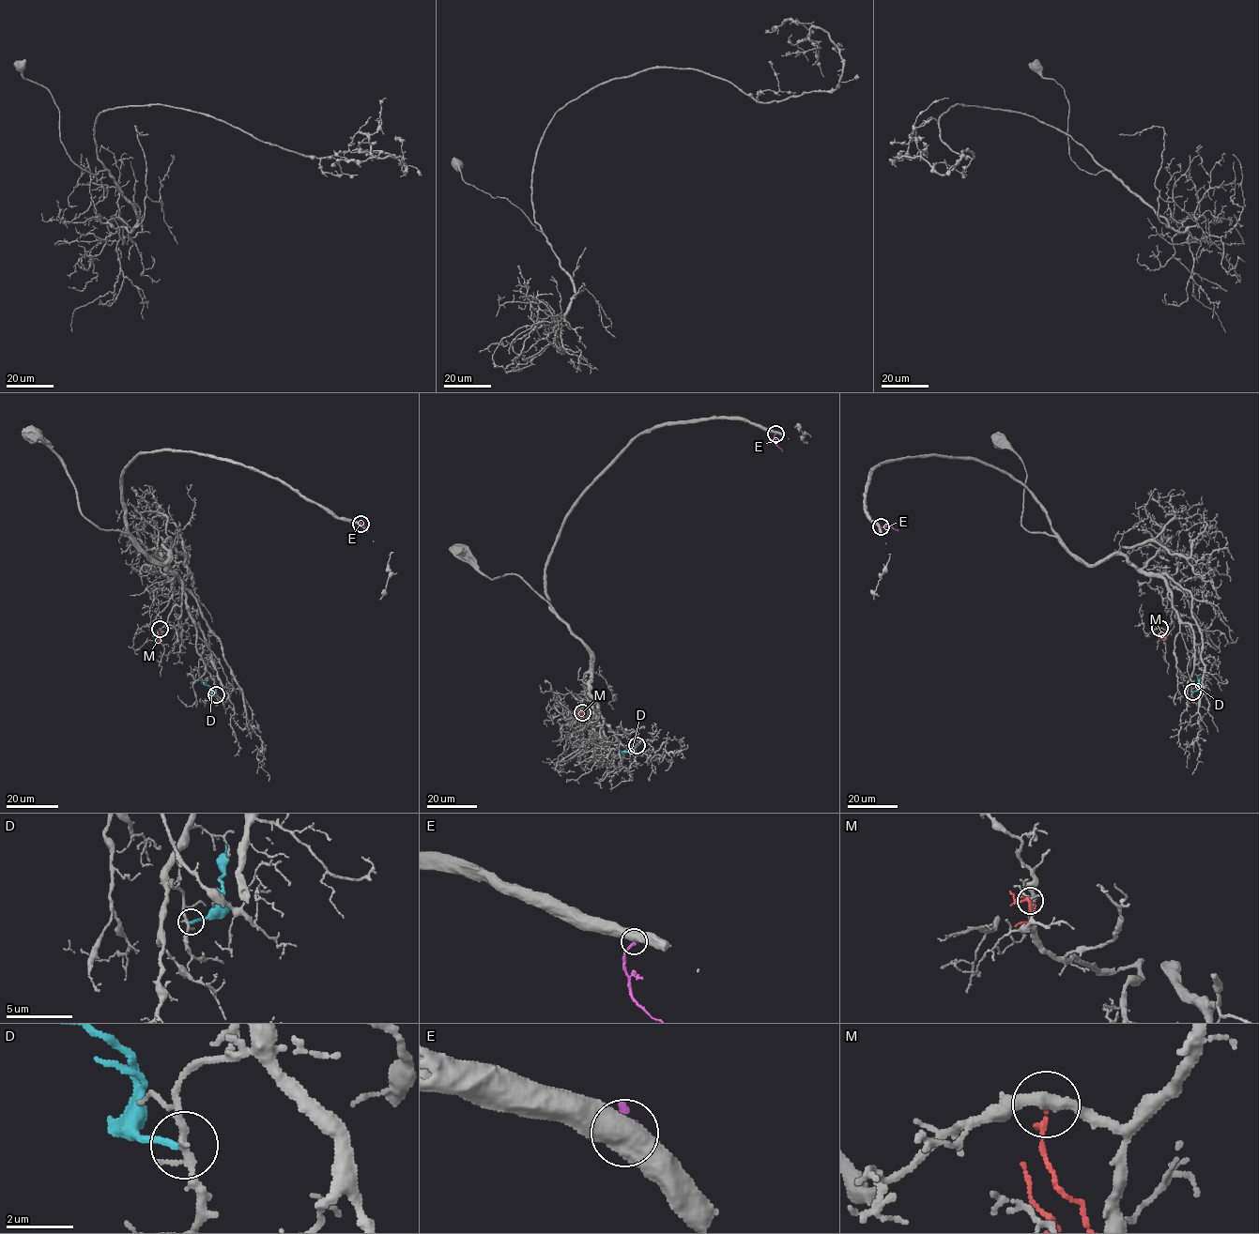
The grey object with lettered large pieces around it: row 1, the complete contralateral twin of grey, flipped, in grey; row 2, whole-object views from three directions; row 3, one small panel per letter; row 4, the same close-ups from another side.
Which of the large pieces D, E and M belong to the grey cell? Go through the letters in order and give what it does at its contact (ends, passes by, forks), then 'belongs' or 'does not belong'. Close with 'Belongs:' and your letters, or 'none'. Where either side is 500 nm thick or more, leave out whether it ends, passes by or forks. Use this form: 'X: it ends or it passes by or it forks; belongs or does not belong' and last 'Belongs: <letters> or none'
D: it ends; does not belong
E: does not belong
M: it ends; does not belong
Belongs: none

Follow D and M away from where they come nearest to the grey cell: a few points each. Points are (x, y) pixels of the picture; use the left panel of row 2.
D: (216, 694), (200, 678)
M: (160, 629), (160, 640), (156, 633)

